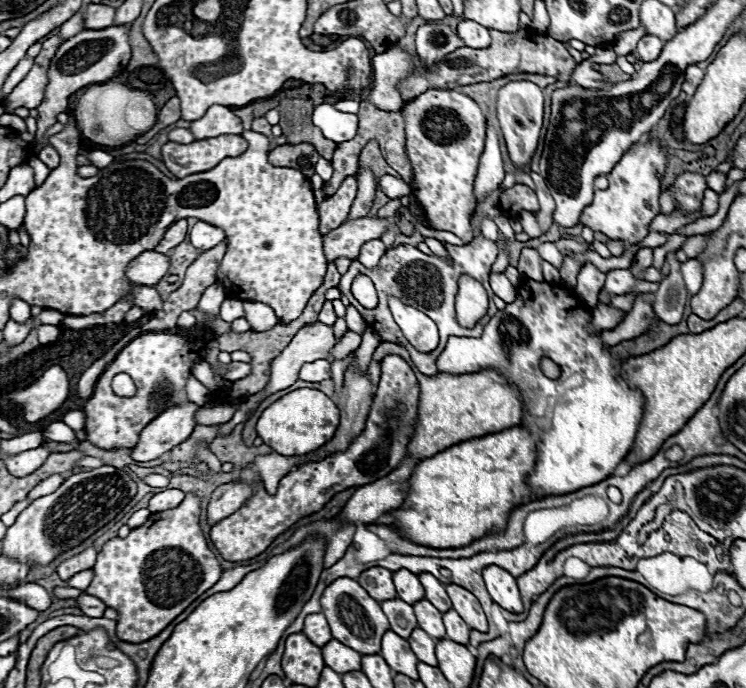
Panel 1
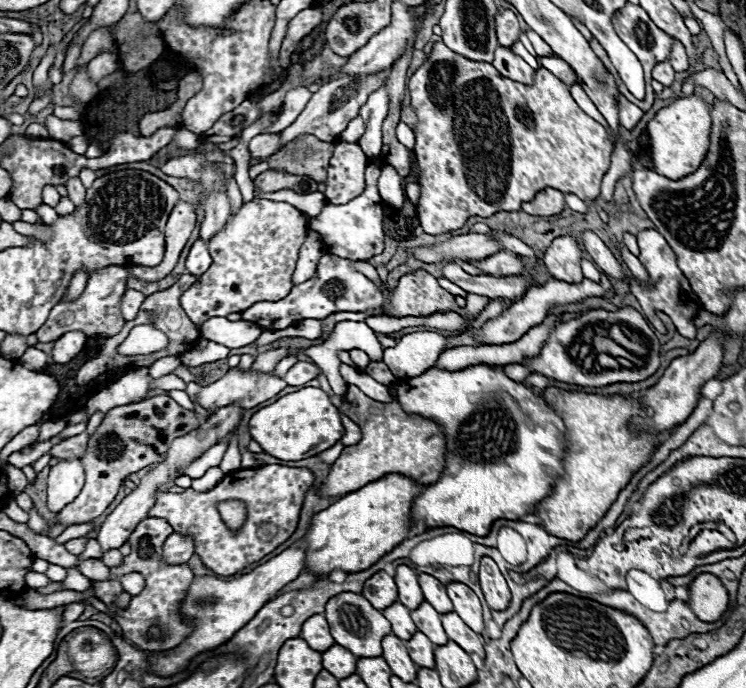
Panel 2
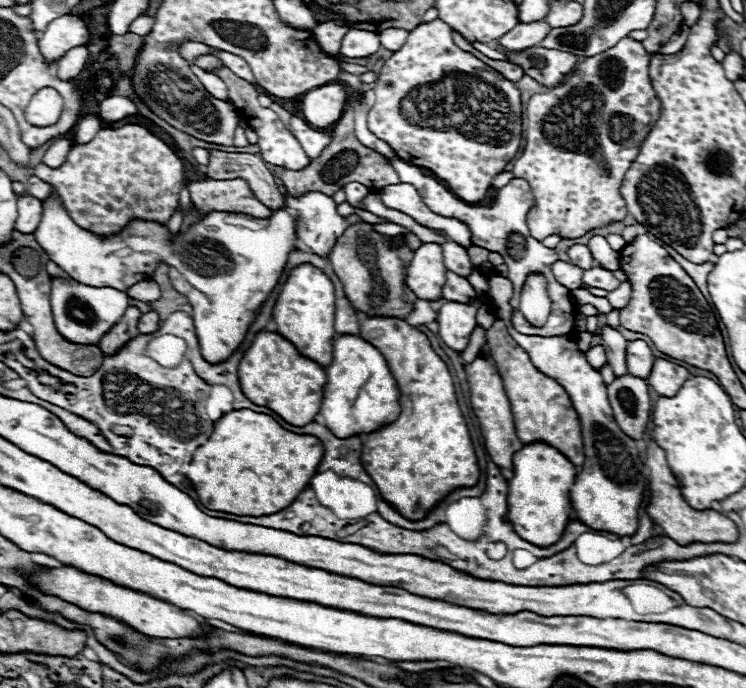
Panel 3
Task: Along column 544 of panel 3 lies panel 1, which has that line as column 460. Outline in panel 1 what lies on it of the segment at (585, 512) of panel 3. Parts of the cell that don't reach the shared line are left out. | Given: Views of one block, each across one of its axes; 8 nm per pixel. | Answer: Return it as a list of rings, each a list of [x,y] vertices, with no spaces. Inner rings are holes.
[[[526,278],[518,288],[516,300],[506,304],[504,310],[498,310],[492,316],[492,320],[484,326],[480,338],[450,336],[444,352],[436,360],[440,374],[472,374],[482,370],[496,370],[518,392],[524,412],[520,426],[534,436],[538,452],[536,466],[526,478],[526,484],[534,498],[564,496],[566,492],[576,492],[578,488],[598,484],[598,480],[610,476],[630,452],[638,430],[638,422],[642,418],[642,394],[638,390],[628,388],[626,382],[620,378],[620,364],[624,360],[608,354],[608,348],[600,342],[600,334],[588,334],[590,320],[592,316],[586,304],[582,304],[568,290],[560,288],[558,284],[534,282]],[[542,356],[554,360],[560,366],[560,378],[550,380],[540,372],[538,360]]]

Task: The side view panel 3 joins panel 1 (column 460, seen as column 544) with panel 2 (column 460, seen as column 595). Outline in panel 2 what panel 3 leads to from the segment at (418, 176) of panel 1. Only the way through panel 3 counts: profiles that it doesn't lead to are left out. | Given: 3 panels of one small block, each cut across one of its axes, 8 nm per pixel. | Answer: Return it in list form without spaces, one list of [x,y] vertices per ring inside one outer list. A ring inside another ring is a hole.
[[[438,42],[428,60],[410,78],[408,92],[410,106],[418,118],[414,126],[416,146],[412,148],[420,170],[420,200],[416,212],[426,234],[454,232],[462,228],[470,216],[488,218],[500,210],[520,210],[522,200],[532,200],[534,192],[542,188],[572,192],[584,200],[600,196],[602,176],[610,168],[614,142],[606,128],[574,102],[568,86],[550,70],[538,68],[534,84],[524,86],[504,78],[492,64],[466,60]]]

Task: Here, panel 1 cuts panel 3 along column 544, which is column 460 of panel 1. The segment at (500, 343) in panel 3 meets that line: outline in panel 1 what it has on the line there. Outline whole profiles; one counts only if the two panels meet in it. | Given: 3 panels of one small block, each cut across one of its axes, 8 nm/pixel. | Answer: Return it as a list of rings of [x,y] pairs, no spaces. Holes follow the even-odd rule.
[[[492,370],[476,374],[436,374],[422,376],[416,374],[420,384],[418,398],[418,418],[414,424],[414,434],[408,442],[408,458],[424,460],[454,444],[468,442],[486,434],[496,434],[520,424],[522,404],[518,394],[506,384],[506,380]]]

